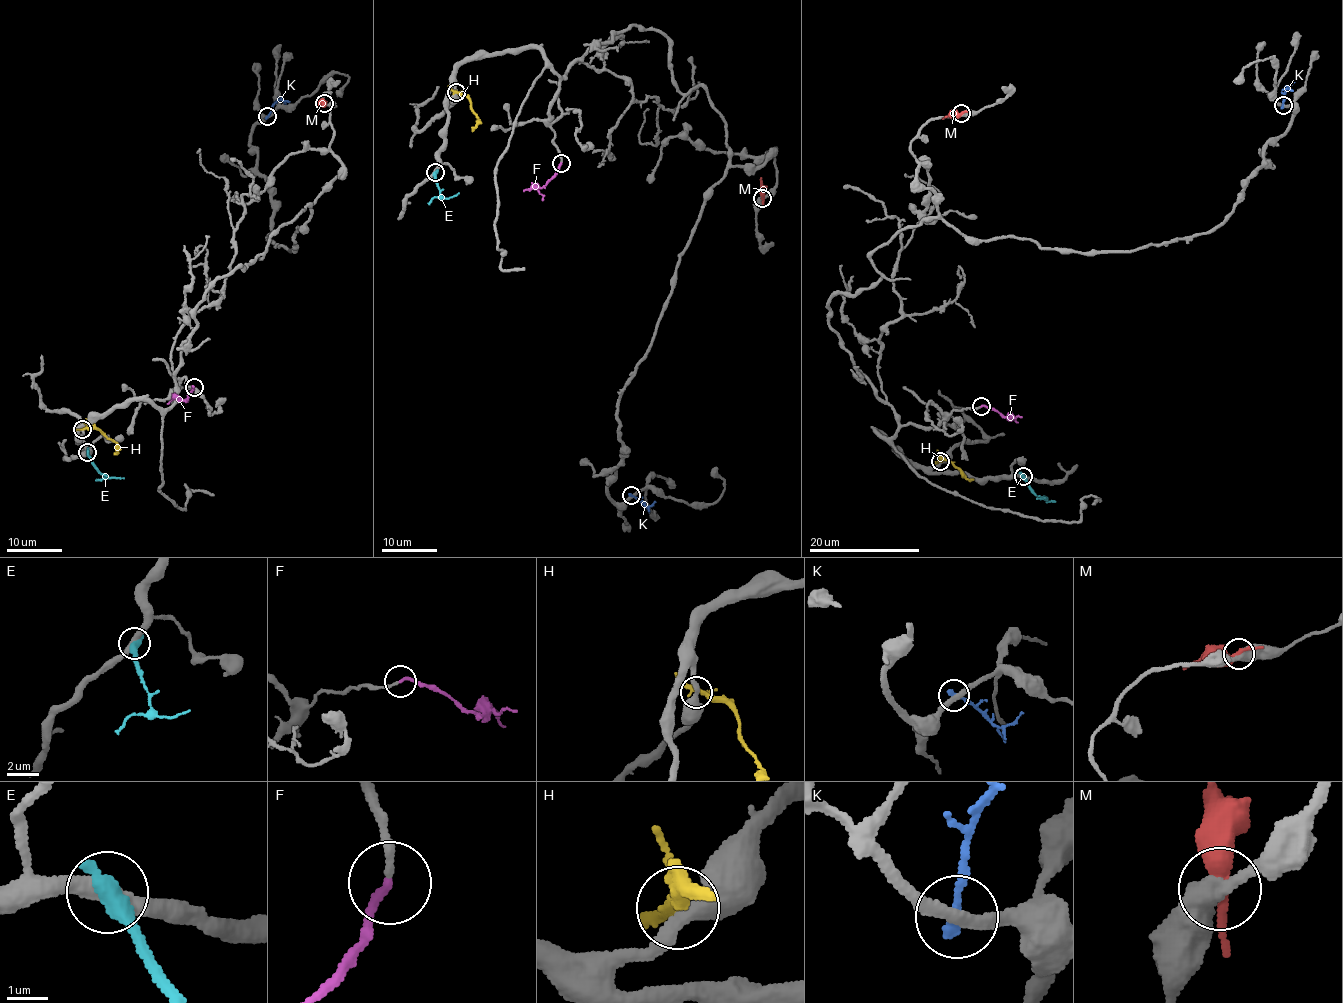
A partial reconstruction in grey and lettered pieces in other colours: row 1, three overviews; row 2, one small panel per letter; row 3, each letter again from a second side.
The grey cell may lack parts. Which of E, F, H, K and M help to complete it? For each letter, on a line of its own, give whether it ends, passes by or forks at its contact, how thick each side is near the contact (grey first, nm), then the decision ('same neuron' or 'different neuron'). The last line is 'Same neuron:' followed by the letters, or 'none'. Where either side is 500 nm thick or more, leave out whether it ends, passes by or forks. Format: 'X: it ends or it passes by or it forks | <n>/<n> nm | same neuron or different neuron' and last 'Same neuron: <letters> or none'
E: 340/550 nm | different neuron
F: it ends | 180/200 nm | same neuron
H: it forks | 440/200 nm | different neuron
K: it ends | 280/240 nm | different neuron
M: 500/340 nm | different neuron
Same neuron: F

